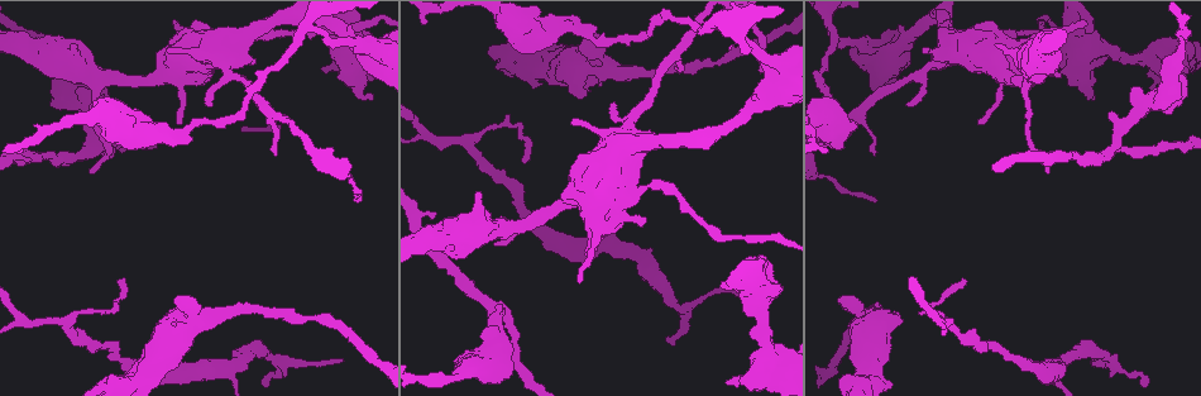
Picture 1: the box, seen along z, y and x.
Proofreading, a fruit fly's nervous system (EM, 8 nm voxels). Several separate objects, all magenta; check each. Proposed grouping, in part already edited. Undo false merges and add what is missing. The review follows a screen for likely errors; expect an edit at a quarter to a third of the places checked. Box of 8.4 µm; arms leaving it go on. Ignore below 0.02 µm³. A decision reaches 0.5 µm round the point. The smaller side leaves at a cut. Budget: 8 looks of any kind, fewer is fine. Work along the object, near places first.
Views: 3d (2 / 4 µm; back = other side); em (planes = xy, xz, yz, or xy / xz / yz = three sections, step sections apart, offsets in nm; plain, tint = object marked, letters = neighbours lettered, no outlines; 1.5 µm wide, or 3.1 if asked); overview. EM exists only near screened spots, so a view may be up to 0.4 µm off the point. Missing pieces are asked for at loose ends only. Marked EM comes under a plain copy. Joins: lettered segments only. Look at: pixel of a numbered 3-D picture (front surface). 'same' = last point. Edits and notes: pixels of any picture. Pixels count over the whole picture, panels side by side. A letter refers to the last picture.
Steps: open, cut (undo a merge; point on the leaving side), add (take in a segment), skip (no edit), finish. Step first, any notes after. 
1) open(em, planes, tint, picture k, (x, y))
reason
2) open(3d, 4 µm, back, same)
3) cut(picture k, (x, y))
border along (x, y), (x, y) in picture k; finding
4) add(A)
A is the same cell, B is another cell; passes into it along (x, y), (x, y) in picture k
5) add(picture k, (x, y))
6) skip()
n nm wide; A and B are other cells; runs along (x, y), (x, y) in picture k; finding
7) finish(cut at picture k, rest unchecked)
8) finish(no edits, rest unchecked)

open(em, planes, tint, picture 1, (607, 216))
an open end

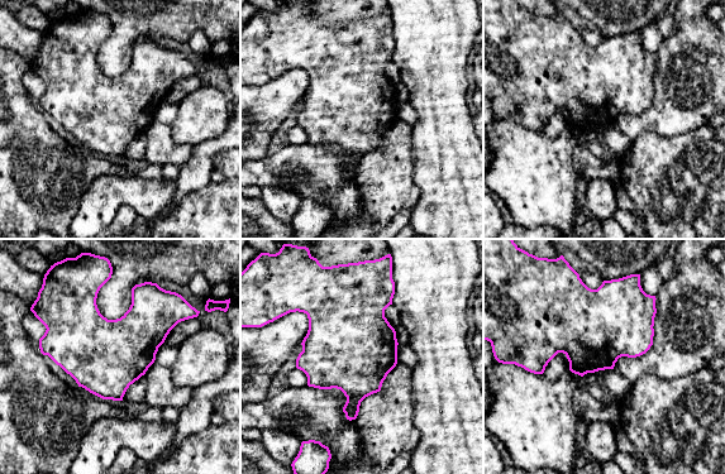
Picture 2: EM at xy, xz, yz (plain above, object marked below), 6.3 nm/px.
open(em, planes, letters, same)
see the neighbours

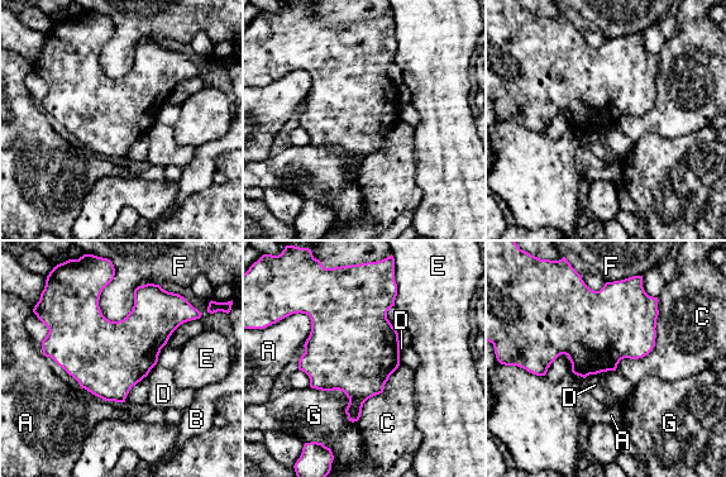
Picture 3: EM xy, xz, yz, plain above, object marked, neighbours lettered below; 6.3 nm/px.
skip()
C touches over 550 nm; A, B, C, D, E, F and G are other cells; border along (310, 386), (340, 390), (357, 421) in picture 3; no lettered segment goes on from it

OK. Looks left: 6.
open(3d, 4 µm, picture 1, (573, 119))
branch stops here

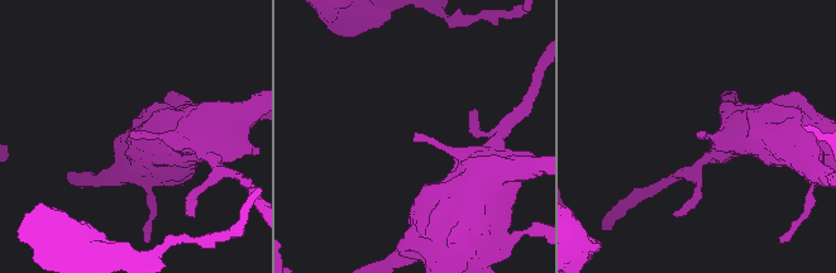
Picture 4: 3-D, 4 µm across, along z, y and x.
open(em, xy, step 8, tint, picture 4, (416, 136))
now the EM

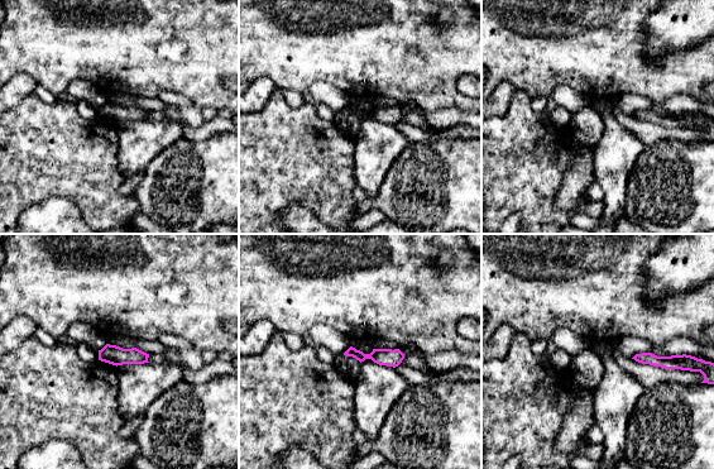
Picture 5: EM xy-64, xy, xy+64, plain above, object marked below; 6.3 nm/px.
open(em, xy, step 8, letters, same)
what lies round it

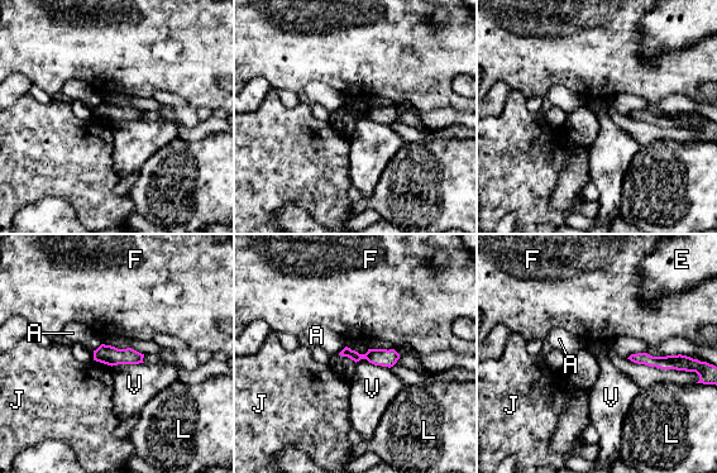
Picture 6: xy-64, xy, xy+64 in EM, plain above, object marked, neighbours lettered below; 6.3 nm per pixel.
skip()
A, E, F, J, L and V are other cells; runs along (345, 352), (354, 356), (395, 357) in picture 6; no lettered segment goes on from it

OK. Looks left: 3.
open(3d, 2 µm, picture 1, (341, 358))
free end

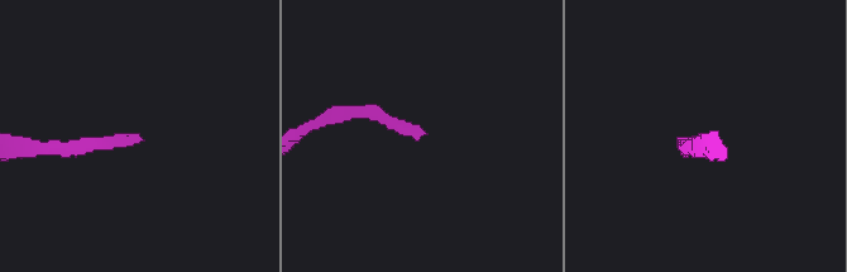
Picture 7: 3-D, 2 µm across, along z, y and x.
open(em, xz, step 4, tint, picture 7, (423, 132))
shape alone is not enough

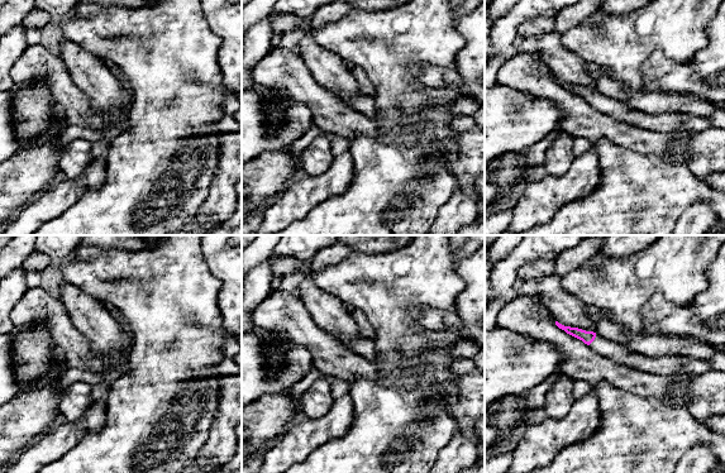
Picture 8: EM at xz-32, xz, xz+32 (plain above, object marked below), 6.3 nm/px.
open(em, planes, letters, same)

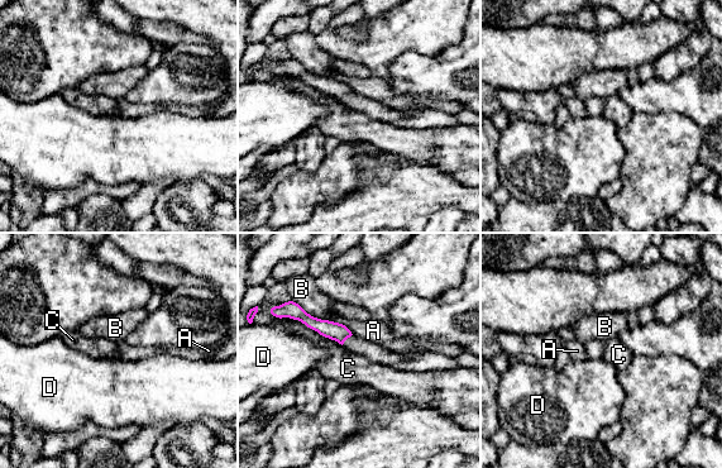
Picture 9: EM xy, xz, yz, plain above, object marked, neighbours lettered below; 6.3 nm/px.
skip()
C touches over 500 nm; A, B, C and D are other cells; border along (342, 323), (353, 334) in picture 9; no lettered segment goes on from it

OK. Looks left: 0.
finish(no edits, rest unchecked)

